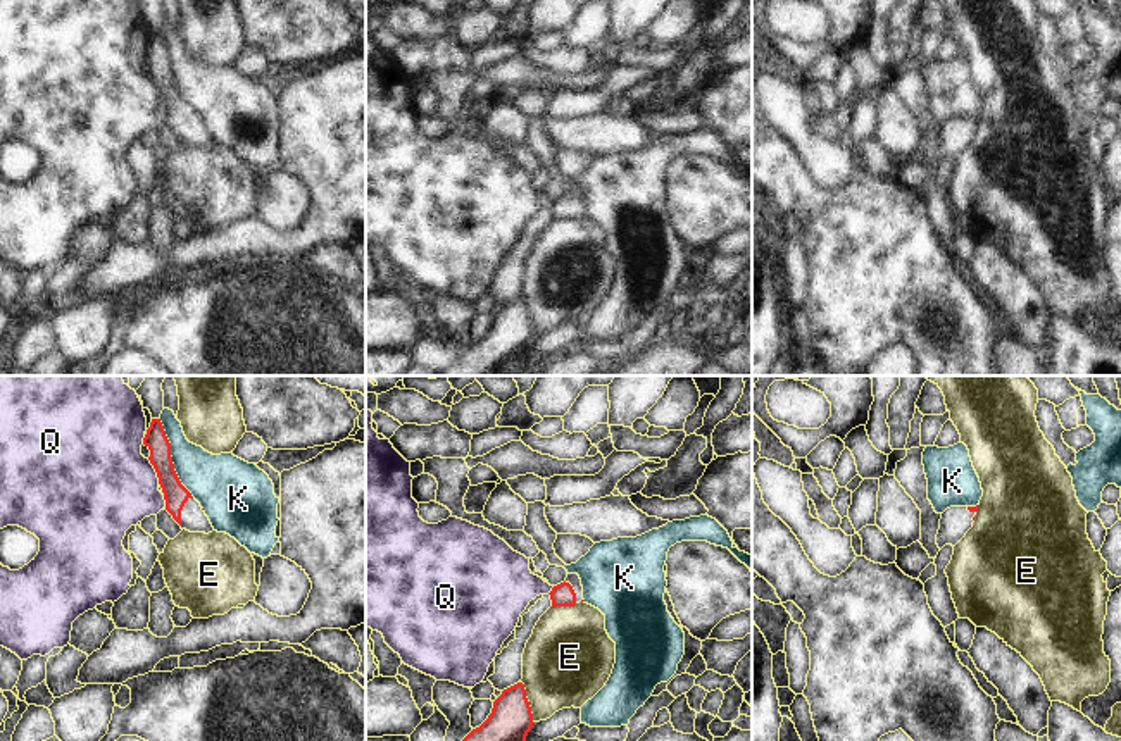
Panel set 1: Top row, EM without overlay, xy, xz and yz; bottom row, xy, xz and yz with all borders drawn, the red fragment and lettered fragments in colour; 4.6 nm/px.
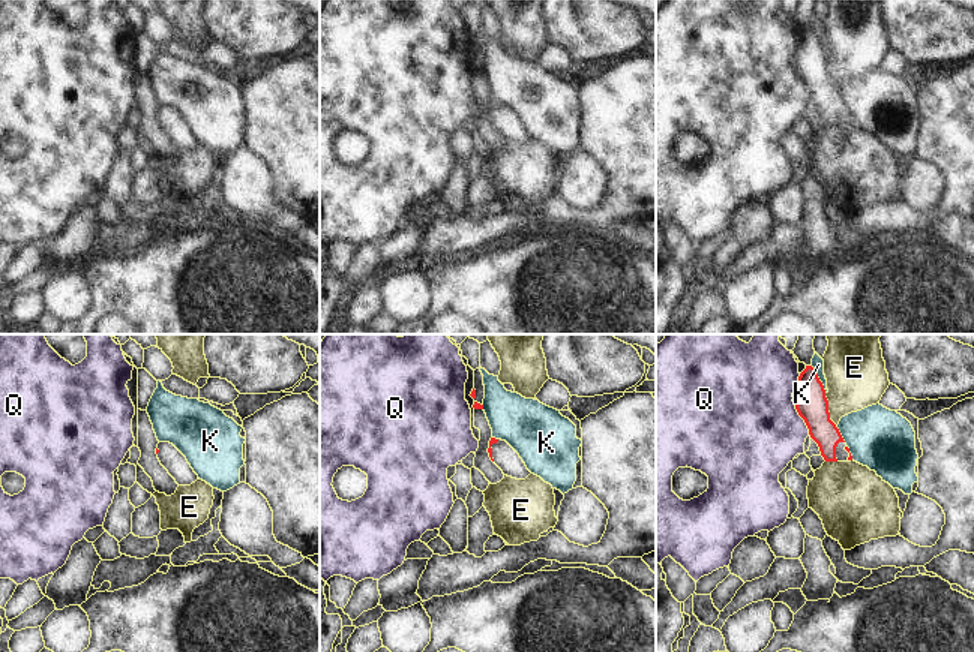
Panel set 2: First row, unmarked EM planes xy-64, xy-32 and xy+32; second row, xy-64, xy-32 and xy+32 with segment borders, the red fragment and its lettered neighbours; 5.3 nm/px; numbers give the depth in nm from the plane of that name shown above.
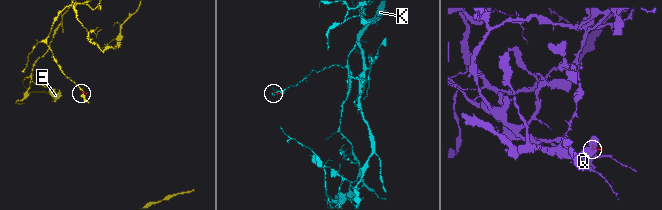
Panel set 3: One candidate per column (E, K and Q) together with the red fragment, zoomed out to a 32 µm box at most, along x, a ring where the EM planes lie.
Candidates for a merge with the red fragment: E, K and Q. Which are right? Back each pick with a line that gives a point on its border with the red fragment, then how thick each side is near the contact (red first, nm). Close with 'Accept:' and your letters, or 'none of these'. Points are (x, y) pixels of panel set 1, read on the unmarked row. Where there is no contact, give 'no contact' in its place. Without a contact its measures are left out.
Accept: none of these

